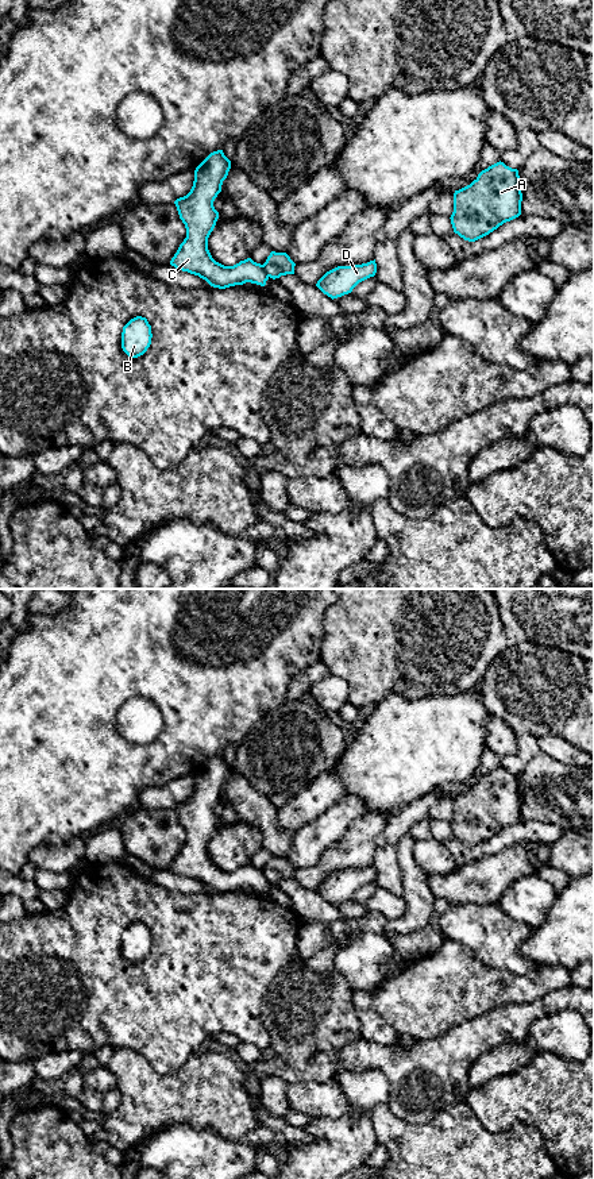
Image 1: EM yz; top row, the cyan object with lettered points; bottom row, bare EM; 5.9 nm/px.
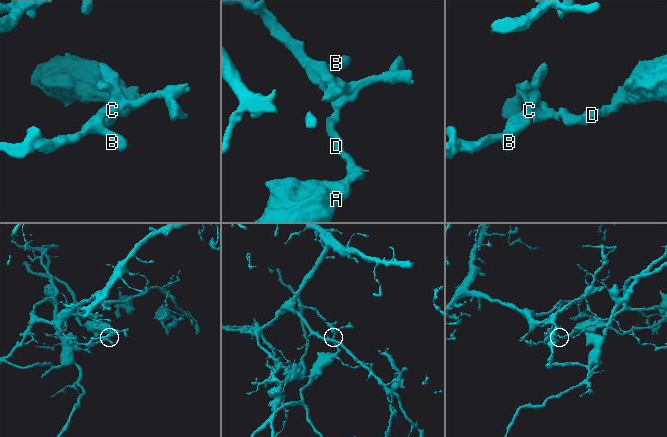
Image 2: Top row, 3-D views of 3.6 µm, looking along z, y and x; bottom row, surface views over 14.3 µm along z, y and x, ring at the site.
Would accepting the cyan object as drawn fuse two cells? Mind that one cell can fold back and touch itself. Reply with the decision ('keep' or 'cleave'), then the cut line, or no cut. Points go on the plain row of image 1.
cleave | yz (262, 870), (269, 881)

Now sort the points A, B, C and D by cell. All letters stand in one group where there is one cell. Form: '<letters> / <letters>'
A D / B C

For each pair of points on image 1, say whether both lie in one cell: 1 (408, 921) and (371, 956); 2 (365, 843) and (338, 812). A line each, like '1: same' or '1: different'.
1: different
2: different

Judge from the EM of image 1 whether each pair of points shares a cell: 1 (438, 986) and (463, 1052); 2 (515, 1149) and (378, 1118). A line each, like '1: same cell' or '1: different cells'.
1: different cells
2: same cell

